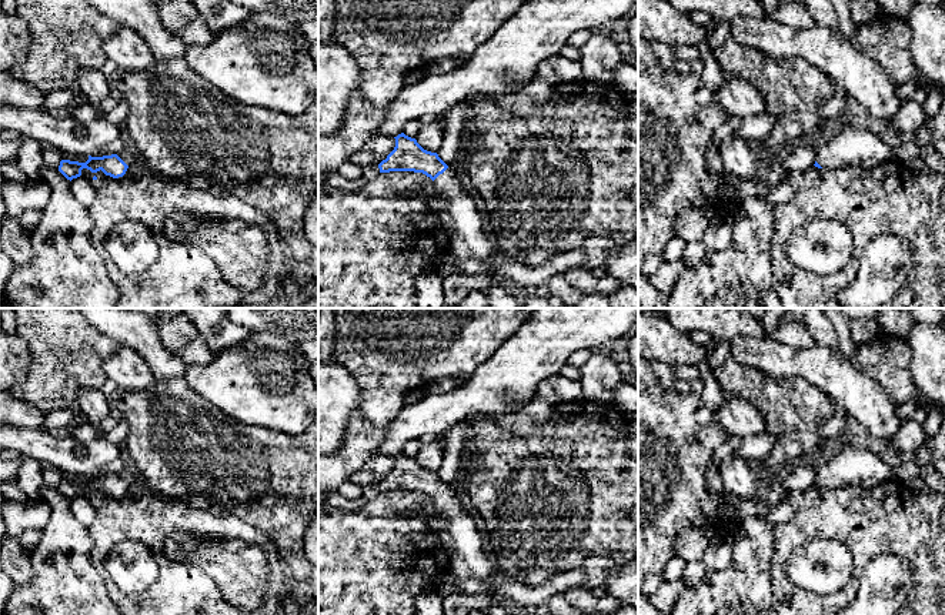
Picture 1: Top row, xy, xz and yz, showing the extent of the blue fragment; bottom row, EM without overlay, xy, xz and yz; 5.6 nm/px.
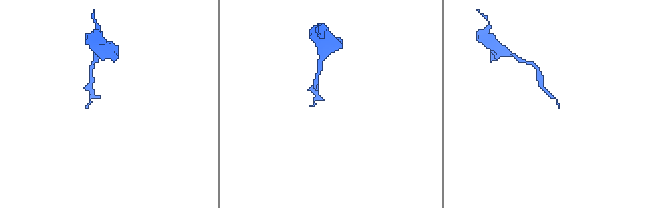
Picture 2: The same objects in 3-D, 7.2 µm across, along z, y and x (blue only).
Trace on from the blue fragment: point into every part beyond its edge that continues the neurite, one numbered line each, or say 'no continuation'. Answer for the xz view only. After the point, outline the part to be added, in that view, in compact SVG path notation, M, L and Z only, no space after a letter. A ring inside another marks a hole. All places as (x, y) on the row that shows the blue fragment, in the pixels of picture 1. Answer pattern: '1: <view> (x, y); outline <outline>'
1: xz (468, 237); outline M448 167L435 180L438 218L450 237L450 253L460 260L490 263L497 251L484 218L467 194L461 177Z

